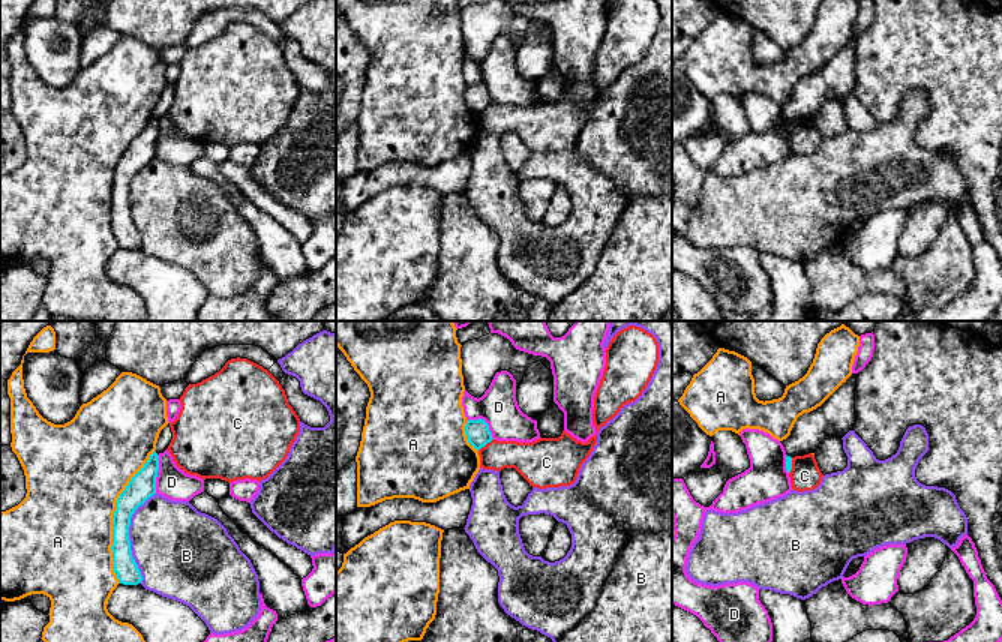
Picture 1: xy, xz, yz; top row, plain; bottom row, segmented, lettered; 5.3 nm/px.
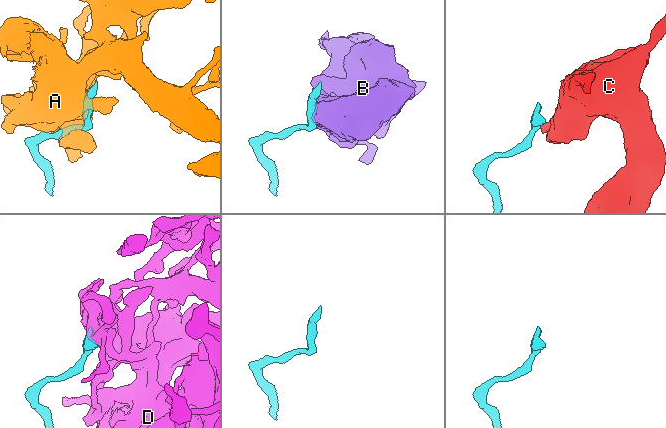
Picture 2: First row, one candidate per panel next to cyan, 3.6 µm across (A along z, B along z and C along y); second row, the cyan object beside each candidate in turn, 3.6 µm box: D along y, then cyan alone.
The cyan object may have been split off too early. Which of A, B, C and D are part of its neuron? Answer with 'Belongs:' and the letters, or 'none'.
Belongs: none

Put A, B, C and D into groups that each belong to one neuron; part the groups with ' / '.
A / B C / D

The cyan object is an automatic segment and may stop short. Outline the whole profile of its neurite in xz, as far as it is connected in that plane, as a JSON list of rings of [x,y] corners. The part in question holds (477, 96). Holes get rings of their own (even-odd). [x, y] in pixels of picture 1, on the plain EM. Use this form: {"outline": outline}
{"outline": [[[482,82],[466,84],[465,99],[466,99],[468,106],[476,114],[480,114],[482,111],[484,111],[488,106],[494,104],[488,87]]]}

